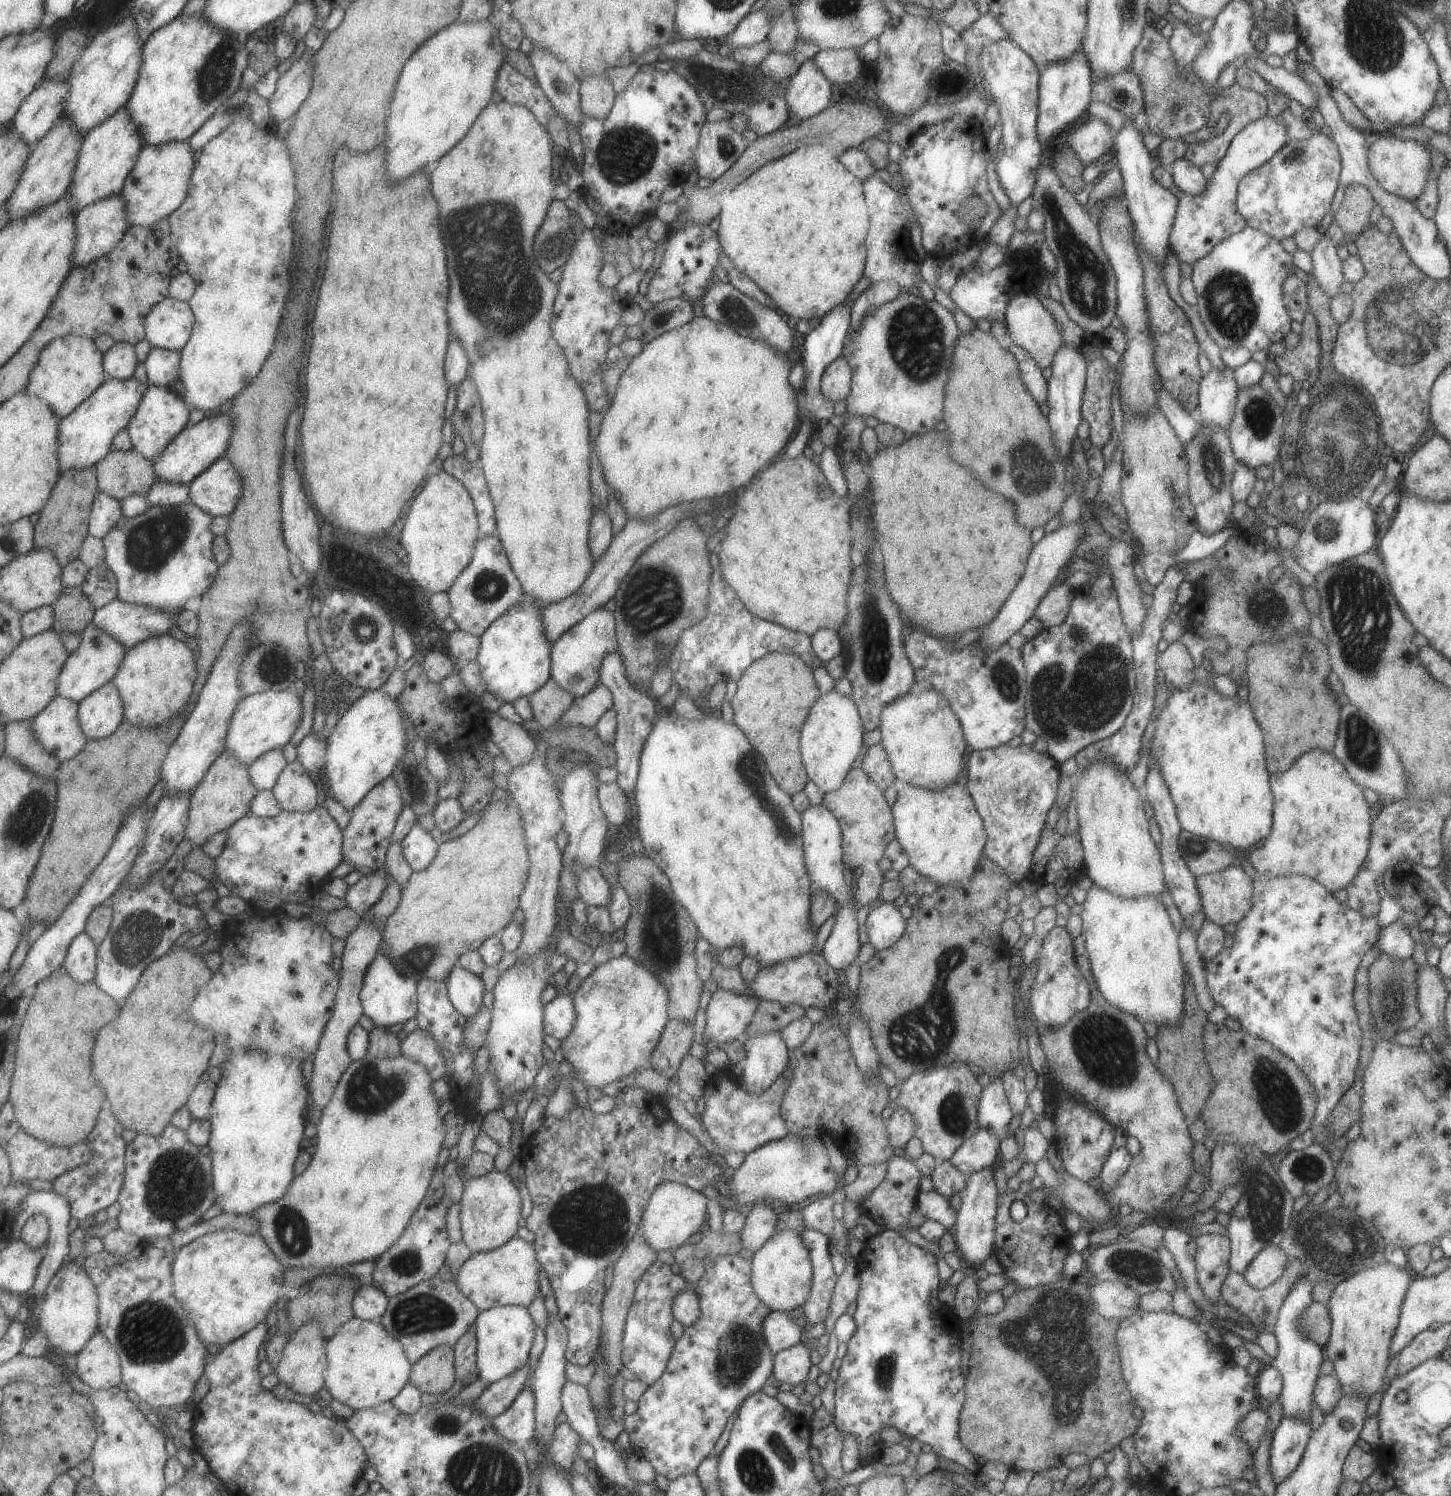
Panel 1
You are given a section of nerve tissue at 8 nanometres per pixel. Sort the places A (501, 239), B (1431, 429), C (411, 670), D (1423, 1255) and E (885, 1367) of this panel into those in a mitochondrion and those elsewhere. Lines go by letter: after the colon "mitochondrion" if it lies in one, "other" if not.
A: mitochondrion
B: other
C: other
D: other
E: mitochondrion

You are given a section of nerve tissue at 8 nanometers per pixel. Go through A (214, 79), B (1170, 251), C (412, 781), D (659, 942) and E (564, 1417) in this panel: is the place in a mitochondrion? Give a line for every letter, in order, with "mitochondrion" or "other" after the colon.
A: mitochondrion
B: other
C: mitochondrion
D: mitochondrion
E: other

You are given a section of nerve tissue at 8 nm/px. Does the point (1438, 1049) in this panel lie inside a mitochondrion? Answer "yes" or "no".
no

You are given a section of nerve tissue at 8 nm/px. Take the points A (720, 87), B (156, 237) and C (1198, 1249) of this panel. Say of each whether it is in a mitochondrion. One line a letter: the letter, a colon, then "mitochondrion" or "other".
A: mitochondrion
B: other
C: other

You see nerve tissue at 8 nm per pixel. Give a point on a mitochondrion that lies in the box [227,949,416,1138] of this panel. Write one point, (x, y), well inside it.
(367, 1092)

